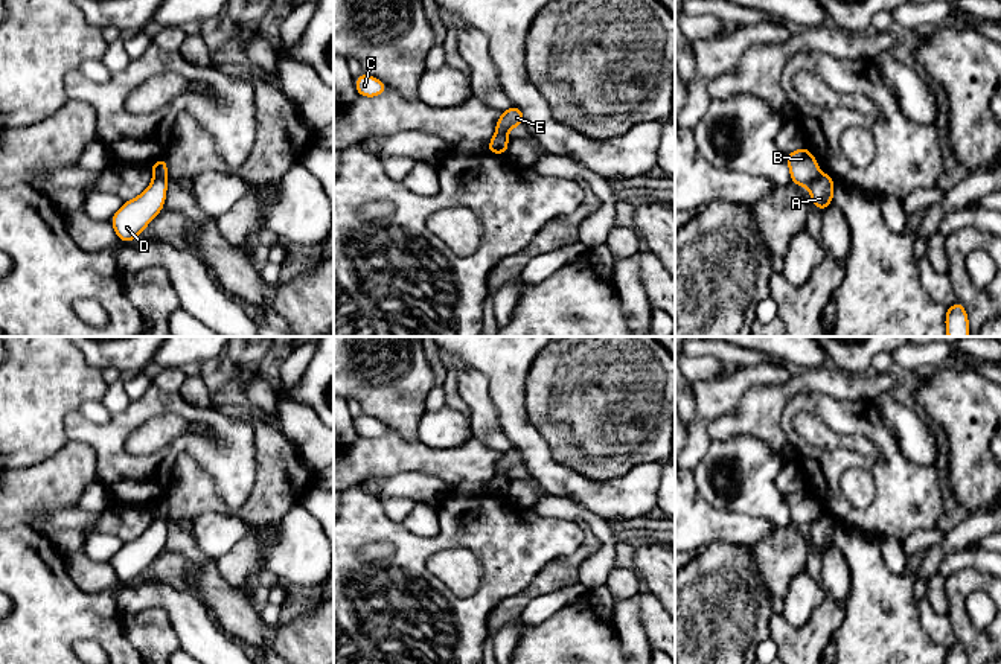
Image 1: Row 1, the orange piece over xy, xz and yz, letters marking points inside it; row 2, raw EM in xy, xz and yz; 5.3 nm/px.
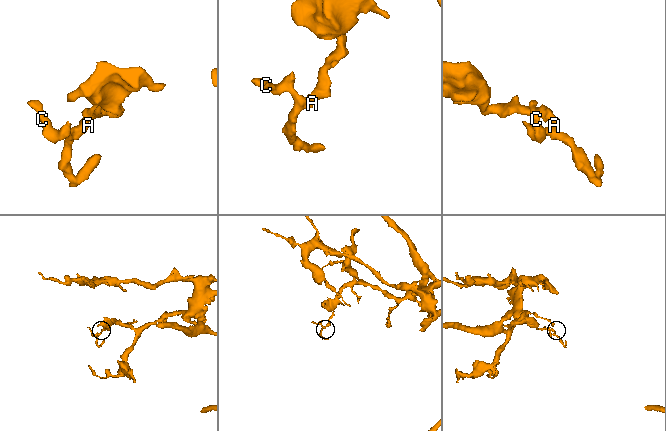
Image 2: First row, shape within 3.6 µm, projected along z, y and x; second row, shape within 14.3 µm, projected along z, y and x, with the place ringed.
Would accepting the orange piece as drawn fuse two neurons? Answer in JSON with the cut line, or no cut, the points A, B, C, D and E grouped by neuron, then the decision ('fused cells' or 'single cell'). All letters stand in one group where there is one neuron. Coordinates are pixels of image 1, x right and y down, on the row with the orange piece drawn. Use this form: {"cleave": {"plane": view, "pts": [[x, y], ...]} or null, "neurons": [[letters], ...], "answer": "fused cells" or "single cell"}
{"cleave": {"plane": "xy", "pts": [[154, 175], [165, 178]]}, "neurons": [["A", "C", "D"], ["B", "E"]], "answer": "fused cells"}

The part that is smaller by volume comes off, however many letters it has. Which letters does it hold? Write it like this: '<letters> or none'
A, C, D

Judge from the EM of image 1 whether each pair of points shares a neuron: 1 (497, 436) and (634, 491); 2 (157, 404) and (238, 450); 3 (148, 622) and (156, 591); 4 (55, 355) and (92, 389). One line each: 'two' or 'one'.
1: two
2: one
3: two
4: one

